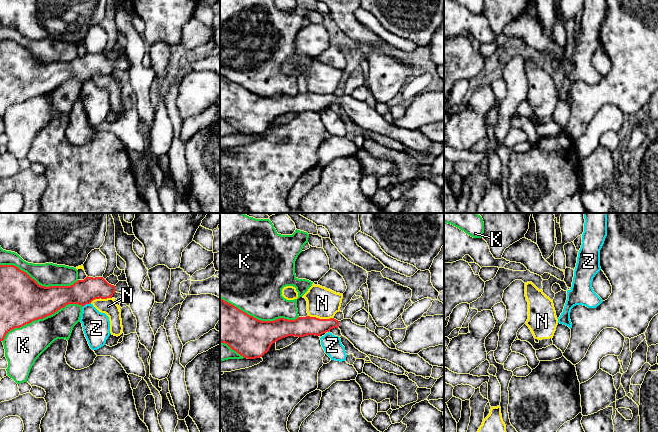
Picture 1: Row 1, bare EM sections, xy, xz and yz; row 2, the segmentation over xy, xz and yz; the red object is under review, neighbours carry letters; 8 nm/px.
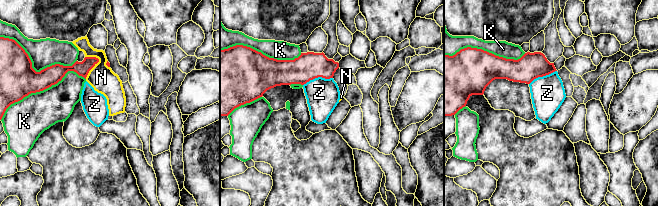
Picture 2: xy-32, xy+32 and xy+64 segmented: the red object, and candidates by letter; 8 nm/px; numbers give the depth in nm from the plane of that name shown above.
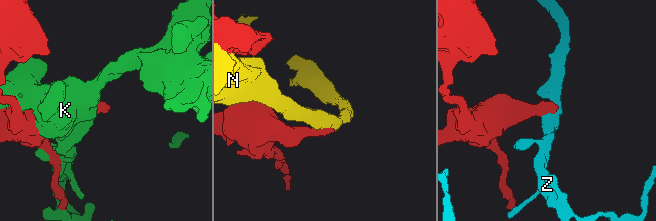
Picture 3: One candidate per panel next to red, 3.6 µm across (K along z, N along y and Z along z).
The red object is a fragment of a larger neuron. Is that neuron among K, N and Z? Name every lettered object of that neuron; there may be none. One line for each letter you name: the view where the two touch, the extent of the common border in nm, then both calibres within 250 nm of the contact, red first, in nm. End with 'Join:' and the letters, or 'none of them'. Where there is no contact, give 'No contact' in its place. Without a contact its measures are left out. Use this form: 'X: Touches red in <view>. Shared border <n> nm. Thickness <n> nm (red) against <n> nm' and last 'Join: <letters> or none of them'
Join: none of them

